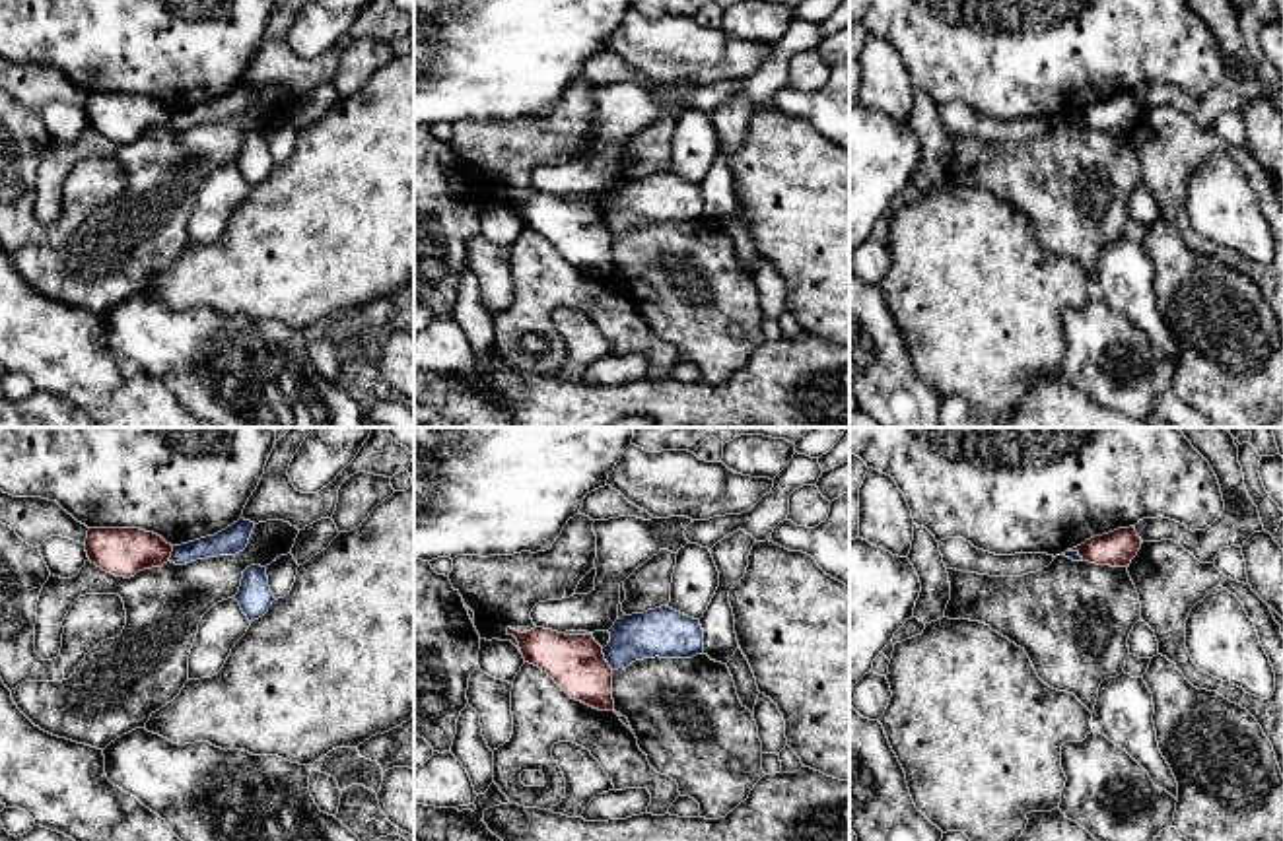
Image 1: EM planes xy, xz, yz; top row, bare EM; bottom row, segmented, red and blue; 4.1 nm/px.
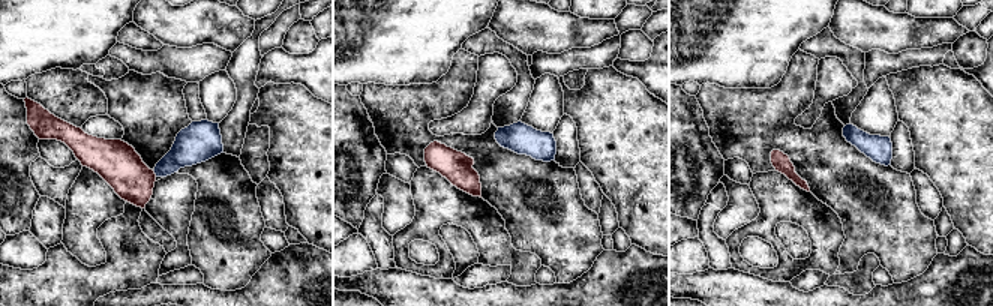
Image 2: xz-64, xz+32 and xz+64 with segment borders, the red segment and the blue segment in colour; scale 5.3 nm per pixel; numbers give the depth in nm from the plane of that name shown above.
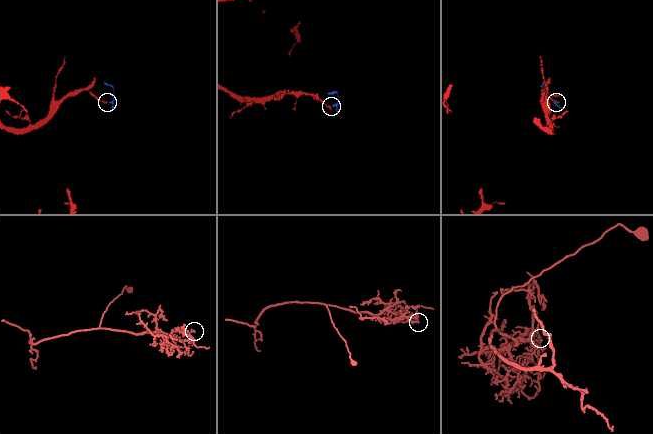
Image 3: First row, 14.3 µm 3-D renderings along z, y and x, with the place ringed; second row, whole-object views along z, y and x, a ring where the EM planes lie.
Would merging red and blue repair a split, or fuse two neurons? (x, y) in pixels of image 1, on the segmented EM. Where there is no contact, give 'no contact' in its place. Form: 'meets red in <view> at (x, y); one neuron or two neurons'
meets red in xz at (603, 659); two neurons

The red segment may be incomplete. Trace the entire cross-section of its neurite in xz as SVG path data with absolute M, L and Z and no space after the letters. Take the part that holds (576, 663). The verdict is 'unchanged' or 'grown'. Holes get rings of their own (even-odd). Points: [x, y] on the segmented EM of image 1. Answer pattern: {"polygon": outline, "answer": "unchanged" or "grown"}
{"polygon": "M507 627L507 635L517 639L525 662L546 672L572 699L599 711L614 711L612 668L605 660L603 647L593 635L566 635L544 627L523 633Z", "answer": "unchanged"}

